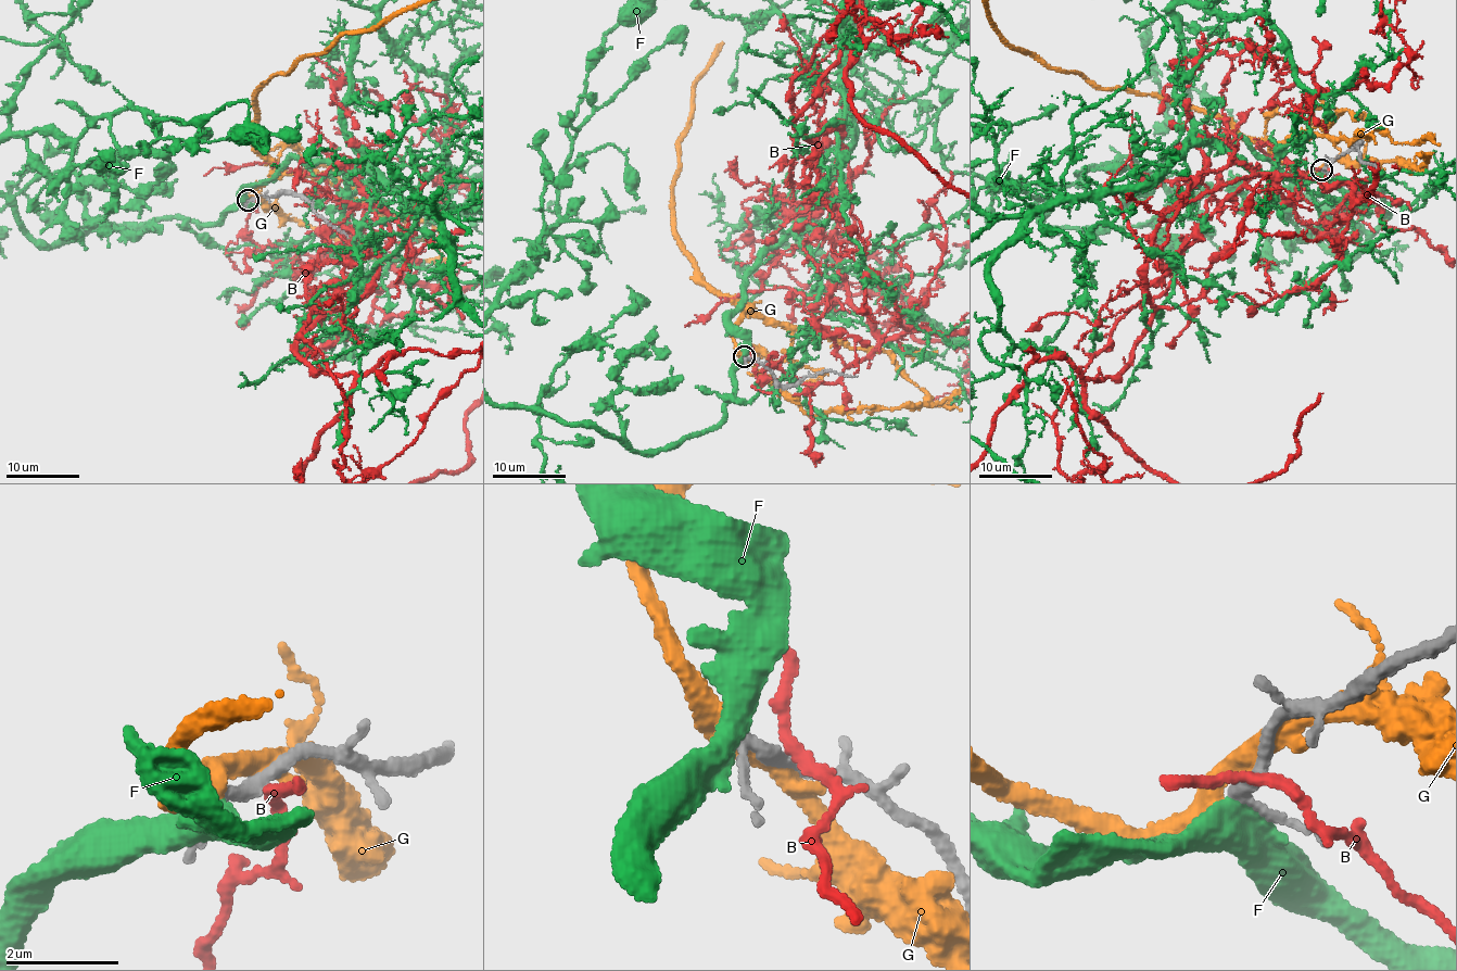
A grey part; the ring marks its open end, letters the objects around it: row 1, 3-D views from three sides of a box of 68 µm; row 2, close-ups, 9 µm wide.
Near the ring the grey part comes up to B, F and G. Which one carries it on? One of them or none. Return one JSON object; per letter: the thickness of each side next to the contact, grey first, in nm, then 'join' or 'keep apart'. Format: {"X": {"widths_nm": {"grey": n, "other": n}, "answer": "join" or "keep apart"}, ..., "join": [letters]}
{"B": {"widths_nm": {"grey": 240, "other": 190}, "answer": "keep apart"}, "F": {"widths_nm": {"grey": 200, "other": 420}, "answer": "keep apart"}, "G": {"widths_nm": {"grey": 240, "other": 340}, "answer": "keep apart"}, "join": []}

